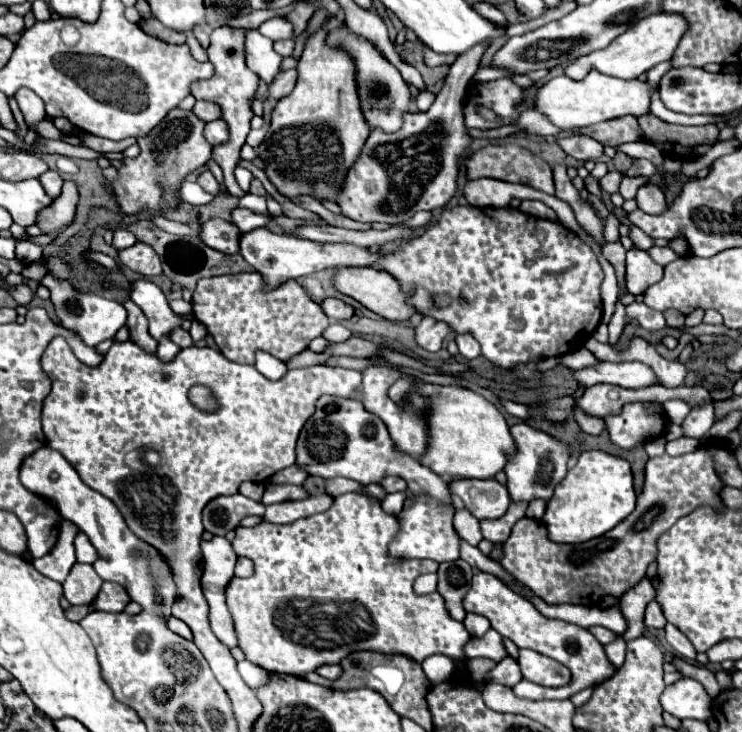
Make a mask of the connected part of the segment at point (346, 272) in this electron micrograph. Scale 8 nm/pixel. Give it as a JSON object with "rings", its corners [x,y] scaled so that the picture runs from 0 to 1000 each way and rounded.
{"rings":[[[457,366],[451,374],[449,391],[454,399],[473,404],[500,426],[522,434],[522,437],[551,437],[559,429],[559,421],[549,415],[549,402],[540,399],[535,383],[530,383],[522,372],[508,369],[508,366]]]}

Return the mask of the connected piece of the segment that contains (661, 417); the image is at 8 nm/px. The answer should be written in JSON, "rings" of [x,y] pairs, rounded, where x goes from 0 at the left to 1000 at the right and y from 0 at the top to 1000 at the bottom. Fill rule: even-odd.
{"rings":[[[856,549],[856,552],[842,552],[837,566],[815,571],[821,596],[826,607],[834,612],[853,612],[858,604],[872,601],[872,596],[883,598],[891,596],[896,587],[896,566],[891,552],[869,552],[869,549]],[[880,555],[883,563],[872,566],[869,557]]]}

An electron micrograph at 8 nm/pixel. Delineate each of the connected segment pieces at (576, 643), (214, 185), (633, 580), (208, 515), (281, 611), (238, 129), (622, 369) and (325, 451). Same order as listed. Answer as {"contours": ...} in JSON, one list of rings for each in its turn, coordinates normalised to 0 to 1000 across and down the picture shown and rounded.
{"contours":[[[[640,784],[637,787],[635,803],[624,820],[624,828],[629,836],[654,842],[662,850],[662,858],[670,861],[678,872],[686,872],[689,877],[694,877],[697,885],[721,888],[732,896],[753,902],[759,910],[764,910],[770,915],[770,932],[756,940],[735,940],[721,932],[704,928],[690,940],[693,948],[699,954],[710,956],[767,955],[775,945],[826,923],[826,910],[821,907],[821,902],[813,891],[813,883],[802,874],[802,869],[794,861],[788,861],[778,852],[759,850],[759,847],[735,844],[732,839],[726,839],[726,833],[713,820],[697,814],[664,784]]],[[[271,235],[271,238],[265,240],[265,249],[268,249],[279,262],[284,262],[284,265],[290,265],[290,268],[295,268],[295,265],[298,265],[295,249],[290,246],[290,240],[287,240],[284,235]]],[[[950,609],[931,620],[920,620],[912,626],[904,626],[902,620],[875,626],[869,637],[869,661],[867,672],[858,678],[858,694],[840,716],[832,716],[823,727],[807,732],[807,738],[794,738],[791,743],[748,743],[737,735],[737,724],[726,710],[702,708],[691,724],[689,732],[675,743],[678,760],[670,765],[681,781],[686,781],[697,795],[710,801],[721,814],[726,814],[737,825],[786,825],[786,828],[805,828],[810,817],[826,814],[837,817],[850,801],[856,801],[867,787],[872,773],[885,762],[885,735],[896,724],[902,724],[915,708],[926,705],[939,691],[956,689],[969,694],[972,680],[969,672],[974,667],[974,658],[964,648],[961,626],[953,620]]],[[[325,675],[295,678],[284,683],[274,697],[274,719],[290,732],[303,732],[309,724],[319,721],[330,705],[354,705],[357,691],[352,686],[336,683]]],[[[460,675],[454,678],[451,689],[441,697],[441,699],[433,699],[433,702],[422,702],[416,708],[406,708],[395,716],[365,716],[365,713],[352,713],[341,721],[319,721],[319,732],[317,738],[311,740],[314,746],[314,754],[322,760],[322,762],[336,762],[341,765],[341,773],[344,773],[344,781],[338,790],[314,790],[306,801],[306,828],[314,839],[314,847],[317,847],[317,858],[319,858],[319,869],[322,869],[322,885],[330,891],[333,902],[357,913],[360,918],[376,918],[376,921],[398,921],[398,923],[408,923],[414,918],[422,918],[427,915],[430,910],[435,907],[457,907],[460,899],[465,899],[468,893],[473,893],[476,888],[505,888],[505,891],[519,891],[519,893],[543,893],[543,896],[551,896],[562,904],[570,904],[575,896],[581,893],[600,893],[611,902],[616,902],[616,915],[611,918],[611,932],[632,932],[632,921],[629,921],[629,913],[627,913],[627,893],[624,893],[624,883],[627,877],[635,872],[632,863],[627,861],[627,855],[616,847],[611,847],[602,833],[600,833],[600,820],[592,809],[581,809],[581,811],[559,811],[557,806],[557,795],[565,784],[573,784],[573,781],[589,781],[589,773],[584,765],[543,765],[538,770],[530,770],[527,762],[522,760],[522,743],[530,738],[530,732],[535,730],[538,724],[538,713],[532,713],[532,705],[527,702],[519,702],[513,697],[513,689],[511,683],[505,680],[497,680],[492,675]]],[[[309,36],[290,38],[284,44],[284,60],[279,66],[282,85],[290,90],[290,104],[282,107],[282,109],[265,109],[257,117],[257,128],[263,131],[263,137],[282,137],[282,139],[292,142],[298,148],[298,164],[303,164],[306,172],[309,172],[309,191],[287,199],[284,216],[298,227],[306,260],[314,268],[330,268],[330,262],[317,249],[314,232],[317,232],[319,221],[325,219],[322,208],[330,197],[336,178],[338,178],[336,175],[336,167],[341,161],[338,142],[341,142],[341,134],[344,134],[344,126],[346,126],[346,117],[349,117],[349,104],[344,104],[344,98],[338,98],[330,87],[330,60],[327,60],[327,55],[330,55],[330,44],[325,38],[319,38],[319,41],[309,38]]],[[[805,495],[799,500],[770,508],[778,525],[796,530],[802,525],[829,525],[840,530],[872,530],[885,525],[885,514],[864,495]]],[[[433,541],[425,552],[425,566],[414,574],[400,604],[400,634],[419,650],[433,653],[473,653],[484,661],[511,658],[516,650],[540,650],[557,675],[578,675],[589,683],[608,686],[602,658],[581,645],[581,639],[565,634],[565,628],[538,617],[522,590],[522,582],[511,568],[500,568],[484,546]]]]}

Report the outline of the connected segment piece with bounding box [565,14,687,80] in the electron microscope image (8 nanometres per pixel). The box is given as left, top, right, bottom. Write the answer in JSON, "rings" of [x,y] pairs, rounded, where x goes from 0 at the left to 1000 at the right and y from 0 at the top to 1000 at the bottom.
{"rings":[[[877,19],[877,22],[867,25],[858,36],[850,36],[845,44],[832,49],[818,66],[802,68],[796,74],[783,77],[775,85],[770,85],[761,93],[761,98],[767,98],[770,109],[786,109],[796,93],[805,93],[807,98],[813,98],[818,104],[829,104],[829,107],[845,107],[845,109],[858,107],[861,101],[877,96],[888,85],[902,82],[918,55],[918,49],[923,46],[923,41],[926,41],[926,30],[915,19]]]}

